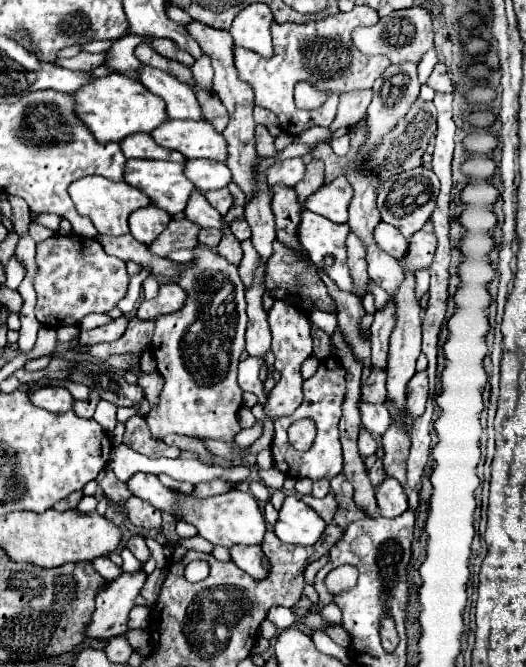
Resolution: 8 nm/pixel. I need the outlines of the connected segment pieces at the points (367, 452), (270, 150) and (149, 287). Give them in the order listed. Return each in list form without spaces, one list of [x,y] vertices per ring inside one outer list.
[[[361,428],[361,432],[359,432],[359,454],[361,454],[361,458],[367,458],[375,452],[377,452],[377,442],[373,440],[373,436],[365,428]]]
[[[257,126],[255,128],[255,140],[257,140],[257,152],[259,154],[265,154],[265,156],[277,154],[275,144],[273,144],[273,136],[267,132],[265,126]]]
[[[153,274],[143,282],[143,294],[145,294],[145,300],[153,300],[159,294],[159,282]]]

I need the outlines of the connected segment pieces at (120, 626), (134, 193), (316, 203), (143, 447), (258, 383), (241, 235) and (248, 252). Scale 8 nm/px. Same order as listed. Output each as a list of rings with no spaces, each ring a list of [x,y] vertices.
[[[145,568],[129,574],[123,572],[119,578],[107,582],[95,602],[97,610],[87,628],[87,636],[91,638],[113,638],[127,632],[127,616],[135,606],[135,596],[147,580]]]
[[[87,176],[87,178],[75,180],[69,186],[69,196],[71,196],[77,212],[81,216],[87,216],[99,234],[107,234],[107,236],[121,236],[123,230],[129,230],[129,226],[127,226],[129,214],[133,210],[139,210],[139,208],[151,204],[151,200],[143,192],[135,190],[133,186],[129,186],[125,182],[111,182],[103,176]]]
[[[339,176],[329,184],[323,184],[315,194],[307,196],[305,208],[323,214],[331,222],[347,222],[347,206],[351,200],[351,186],[349,182]]]
[[[133,416],[127,420],[125,424],[125,438],[123,442],[139,452],[139,454],[145,454],[147,458],[177,458],[181,454],[179,448],[175,446],[167,446],[165,442],[157,442],[155,438],[151,438],[149,434],[149,428],[147,428],[147,422],[143,416]]]
[[[247,358],[243,362],[239,362],[237,381],[243,392],[254,393],[262,407],[265,406],[269,394],[265,393],[263,383],[259,378],[259,371],[264,363],[262,358]]]
[[[233,220],[233,222],[229,224],[229,230],[231,230],[231,232],[235,234],[235,238],[239,238],[239,240],[245,240],[245,238],[251,236],[251,230],[249,230],[249,226],[247,226],[245,220]]]
[[[251,238],[241,243],[243,258],[238,267],[240,278],[248,290],[253,282],[254,270],[259,264],[259,256],[252,245]]]

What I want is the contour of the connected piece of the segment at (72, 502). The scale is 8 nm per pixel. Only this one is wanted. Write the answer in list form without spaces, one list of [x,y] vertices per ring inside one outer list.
[[[79,490],[79,492],[73,492],[73,494],[69,494],[65,500],[57,502],[53,508],[55,508],[55,510],[73,510],[73,508],[77,508],[77,504],[81,502],[81,498],[83,498],[83,492],[81,492],[81,490]]]

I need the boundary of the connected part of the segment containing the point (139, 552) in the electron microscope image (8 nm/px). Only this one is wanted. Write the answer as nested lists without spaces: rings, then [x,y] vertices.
[[[135,534],[135,536],[131,536],[129,538],[129,542],[127,542],[127,548],[141,560],[141,562],[147,562],[147,558],[149,558],[149,548],[147,548],[147,544],[145,544],[145,538],[141,536],[141,534]]]

